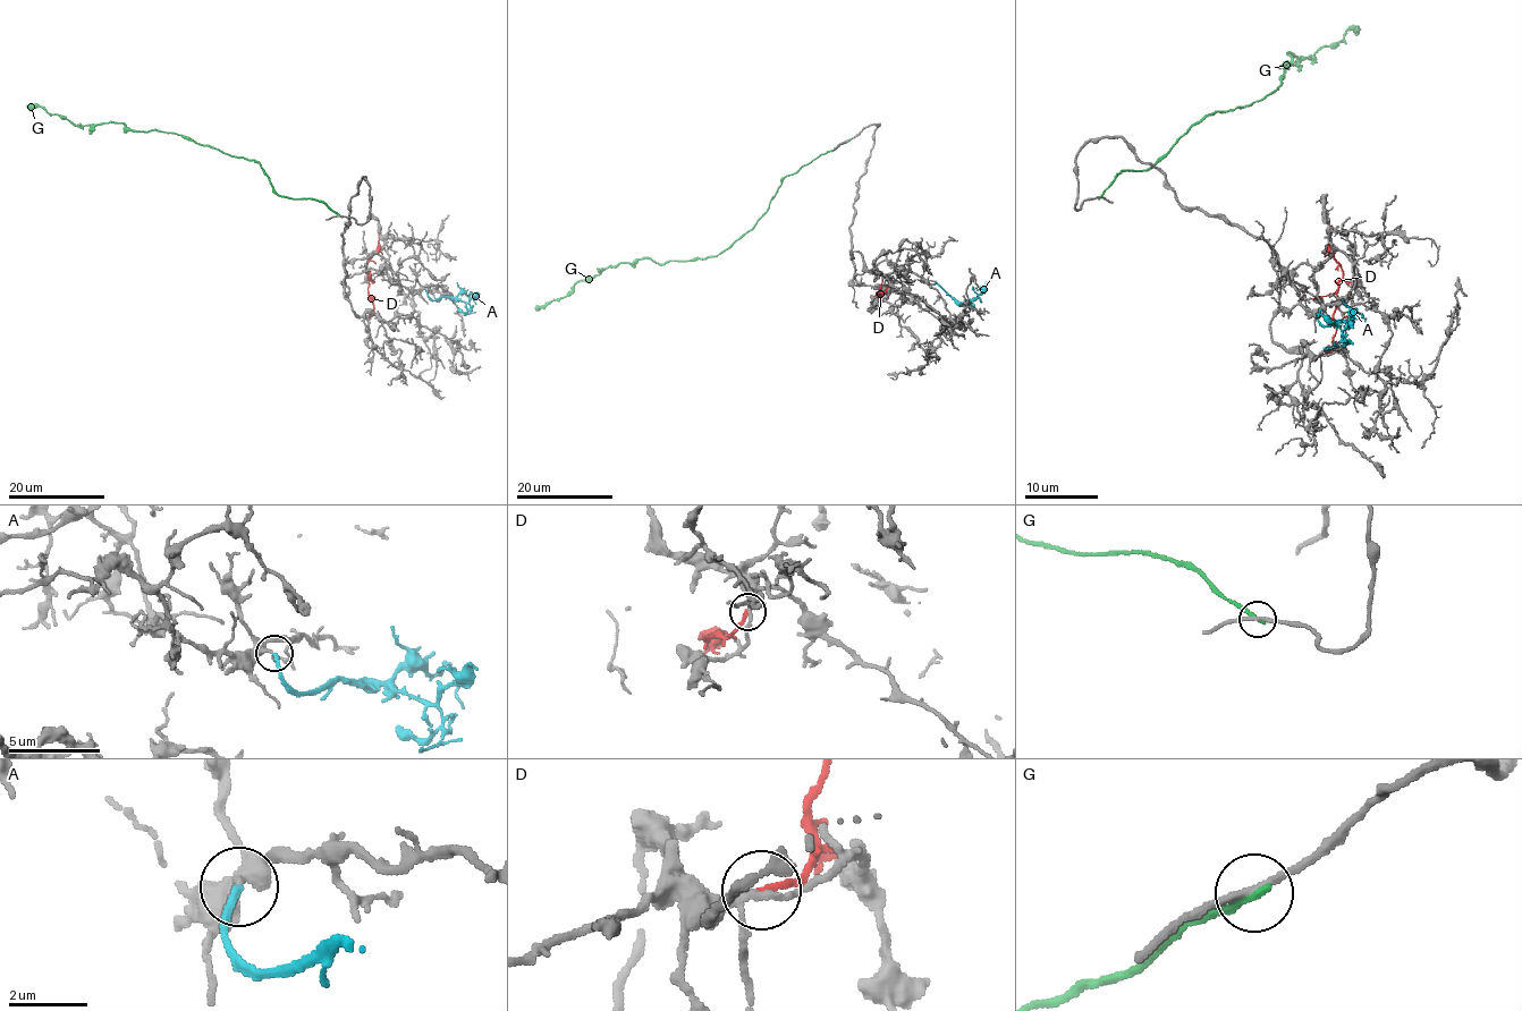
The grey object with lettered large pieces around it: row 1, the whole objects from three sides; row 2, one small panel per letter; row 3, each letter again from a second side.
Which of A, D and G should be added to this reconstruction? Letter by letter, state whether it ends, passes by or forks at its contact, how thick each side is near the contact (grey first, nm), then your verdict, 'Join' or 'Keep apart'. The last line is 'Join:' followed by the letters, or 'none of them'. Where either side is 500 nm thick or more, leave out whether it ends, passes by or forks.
A: It ends there. Thickness 240 nm (grey) against 200 nm. Join
D: It ends there. Thickness 150 nm (grey) against 180 nm. Keep apart
G: It ends there. Thickness 190 nm (grey) against 240 nm. Keep apart
Join: A

